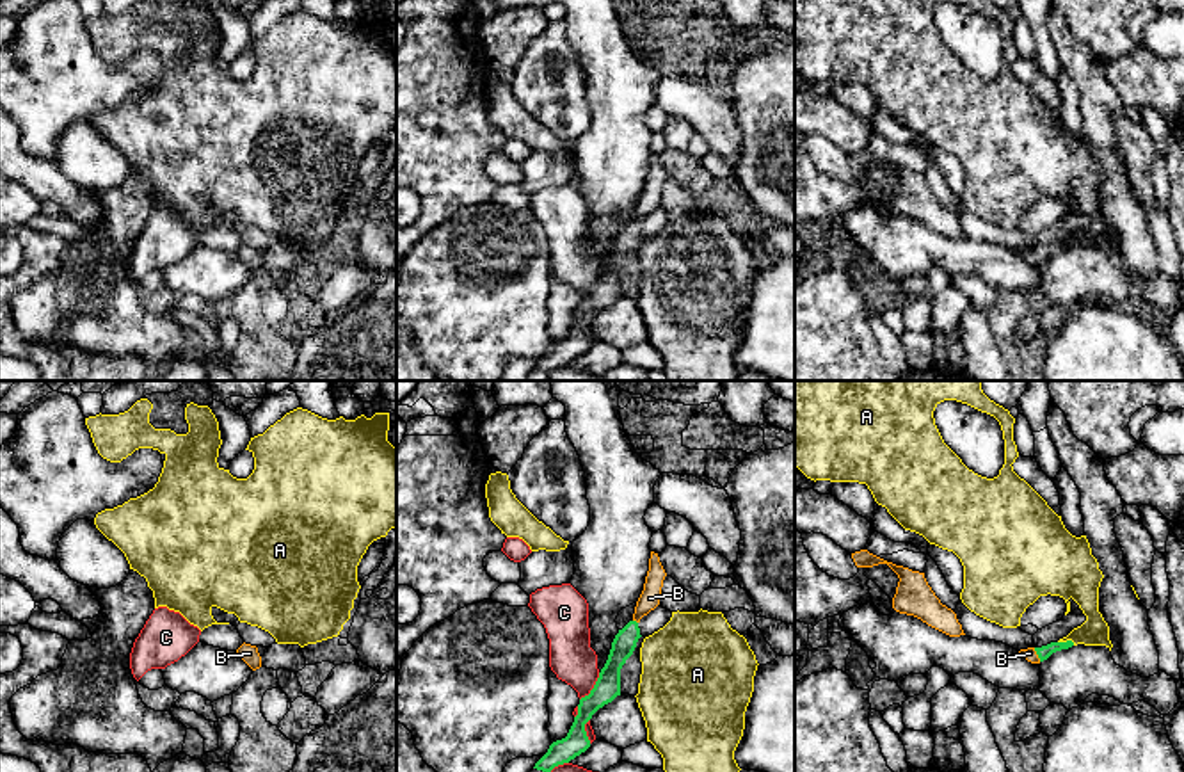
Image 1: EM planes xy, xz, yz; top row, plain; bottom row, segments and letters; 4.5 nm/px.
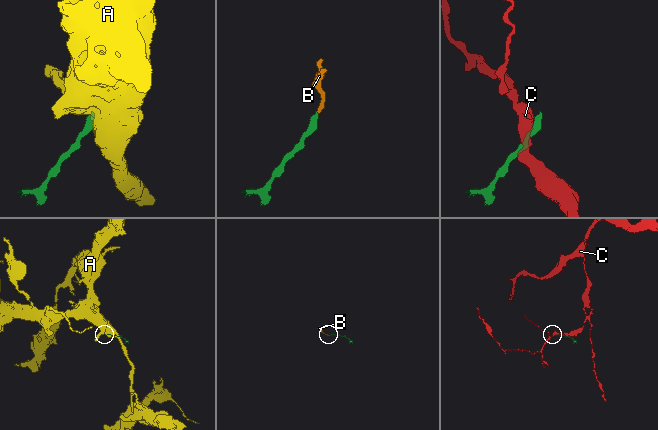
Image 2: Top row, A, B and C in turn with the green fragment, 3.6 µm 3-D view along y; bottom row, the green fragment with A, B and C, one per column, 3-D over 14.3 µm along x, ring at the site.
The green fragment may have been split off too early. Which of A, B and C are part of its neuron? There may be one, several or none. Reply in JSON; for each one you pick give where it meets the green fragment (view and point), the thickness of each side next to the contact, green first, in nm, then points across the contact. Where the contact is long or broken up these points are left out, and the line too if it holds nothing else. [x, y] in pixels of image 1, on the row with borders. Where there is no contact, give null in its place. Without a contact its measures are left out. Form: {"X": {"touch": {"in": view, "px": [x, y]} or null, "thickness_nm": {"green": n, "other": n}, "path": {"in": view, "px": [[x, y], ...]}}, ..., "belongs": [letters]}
{"B": {"touch": {"in": "yz", "px": [1037, 653]}, "thickness_nm": {"green": 60, "other": 60}, "path": {"in": "yz", "px": [[1044, 651], [1037, 653], [1030, 653]]}}, "belongs": ["B"]}

